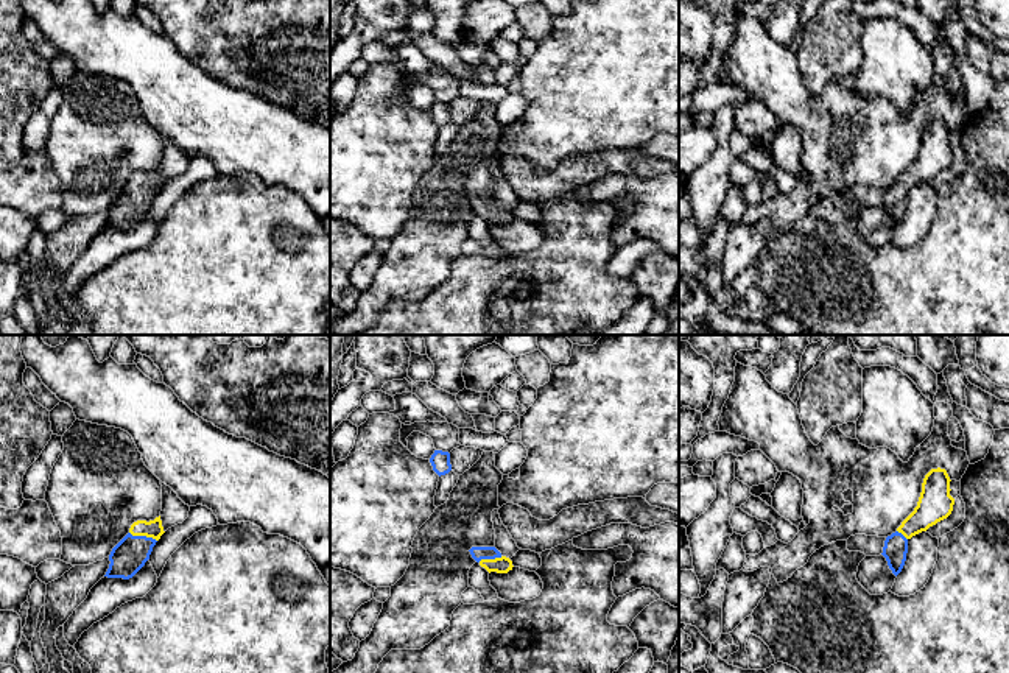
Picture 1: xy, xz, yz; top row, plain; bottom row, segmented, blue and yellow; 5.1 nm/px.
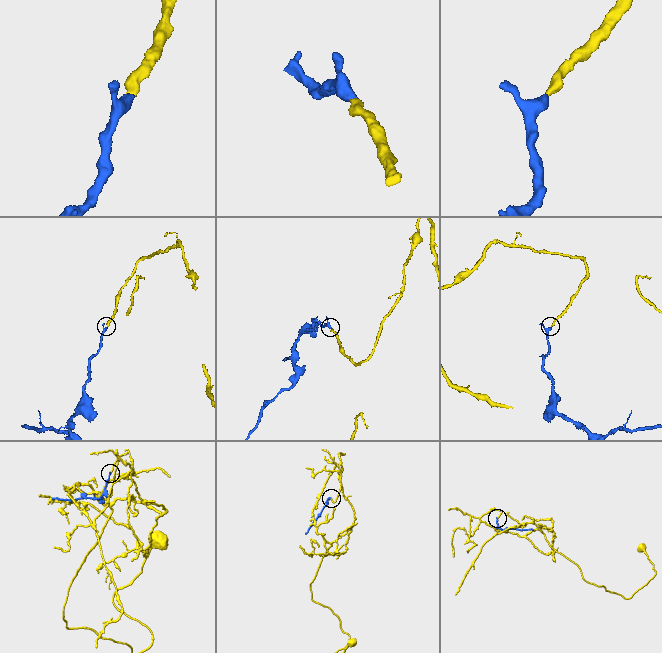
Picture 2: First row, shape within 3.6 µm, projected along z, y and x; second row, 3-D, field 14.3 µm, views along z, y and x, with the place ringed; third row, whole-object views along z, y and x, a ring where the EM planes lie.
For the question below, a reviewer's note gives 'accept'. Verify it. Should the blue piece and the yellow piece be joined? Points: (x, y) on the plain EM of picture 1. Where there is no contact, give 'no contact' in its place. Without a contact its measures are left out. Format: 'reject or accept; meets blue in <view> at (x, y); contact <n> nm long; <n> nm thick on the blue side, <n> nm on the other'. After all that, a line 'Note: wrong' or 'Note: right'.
accept; meets blue in xy at (144, 187); contact 150 nm long; 180 nm thick on the blue side, 90 nm on the other
Note: right

